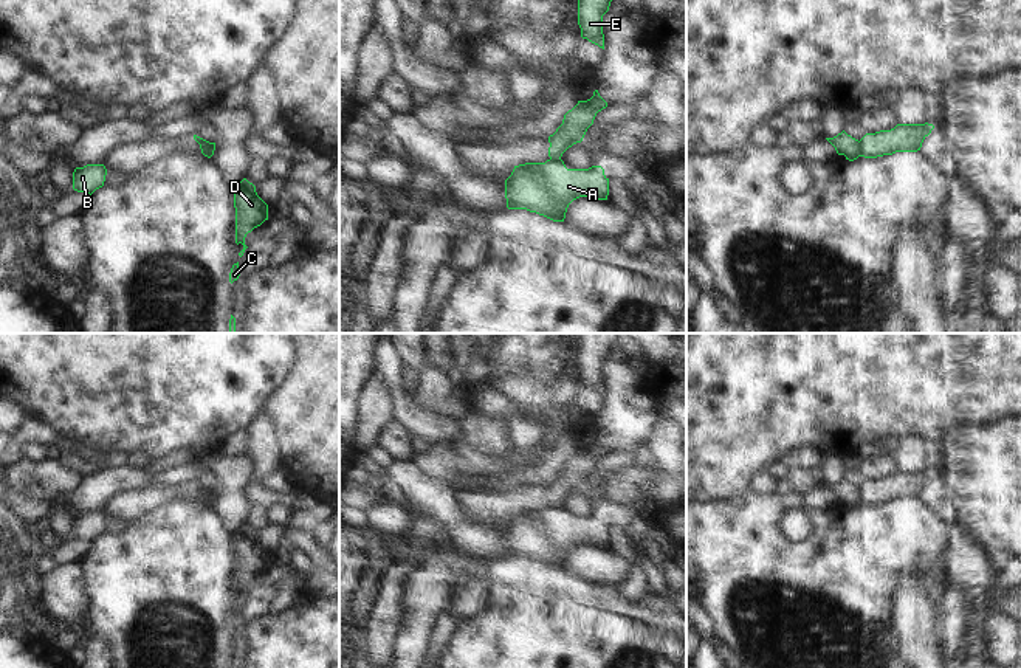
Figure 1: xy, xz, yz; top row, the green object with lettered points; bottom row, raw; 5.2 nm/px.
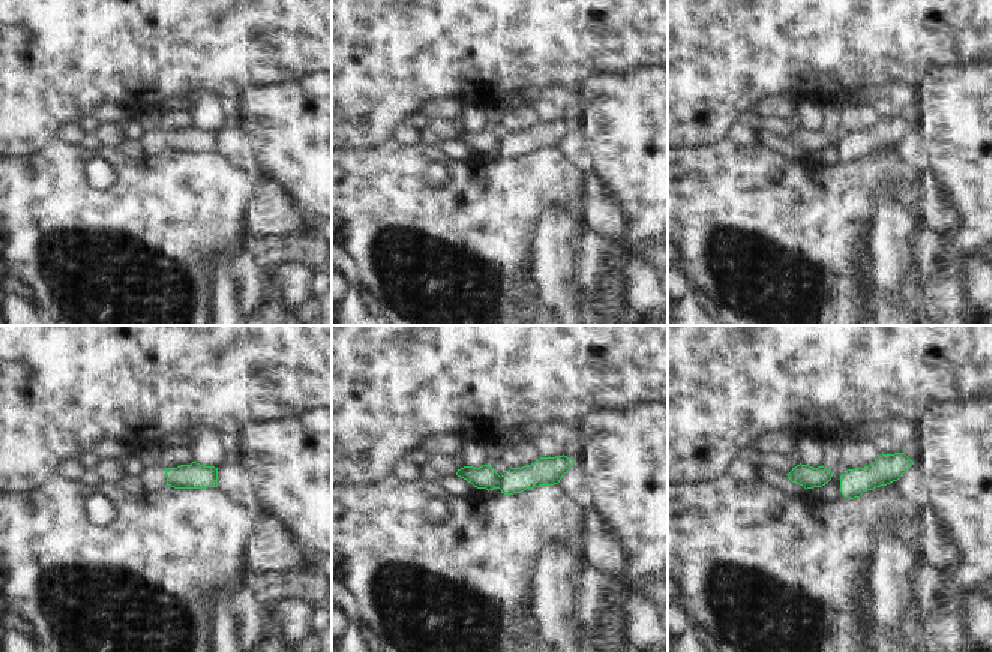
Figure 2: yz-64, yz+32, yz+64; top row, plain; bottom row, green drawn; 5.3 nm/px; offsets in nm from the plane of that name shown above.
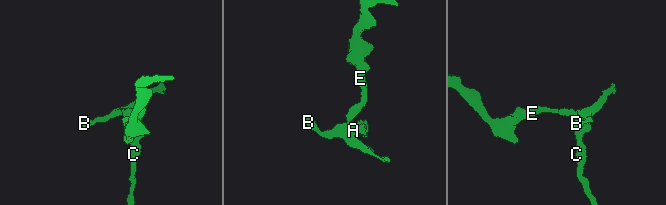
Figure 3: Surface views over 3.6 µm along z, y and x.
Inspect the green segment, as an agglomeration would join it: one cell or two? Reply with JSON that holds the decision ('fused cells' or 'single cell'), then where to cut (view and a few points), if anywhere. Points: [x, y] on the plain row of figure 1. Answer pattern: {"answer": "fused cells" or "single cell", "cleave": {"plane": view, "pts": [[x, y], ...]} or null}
{"answer": "fused cells", "cleave": {"plane": "yz", "pts": [[859, 488], [860, 502]]}}

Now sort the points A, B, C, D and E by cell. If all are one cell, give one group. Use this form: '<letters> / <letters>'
A B C D / E

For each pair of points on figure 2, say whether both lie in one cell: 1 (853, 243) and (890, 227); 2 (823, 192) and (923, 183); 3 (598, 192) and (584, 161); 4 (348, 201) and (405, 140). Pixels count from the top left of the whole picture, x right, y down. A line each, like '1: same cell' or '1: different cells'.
1: different cells
2: different cells
3: different cells
4: different cells

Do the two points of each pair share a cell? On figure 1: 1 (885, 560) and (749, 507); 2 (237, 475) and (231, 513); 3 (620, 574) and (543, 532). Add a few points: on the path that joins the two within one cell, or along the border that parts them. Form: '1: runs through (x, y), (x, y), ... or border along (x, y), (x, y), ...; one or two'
1: runs through (849, 560), (794, 560), (776, 543); one
2: runs through (231, 484), (231, 504); one
3: border along (606, 546), (577, 544), (569, 552), (563, 568); two

